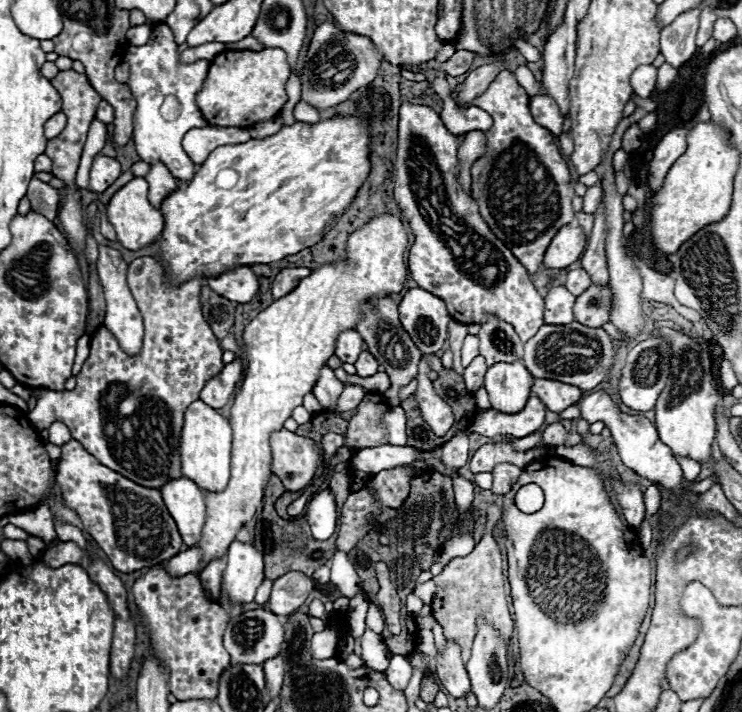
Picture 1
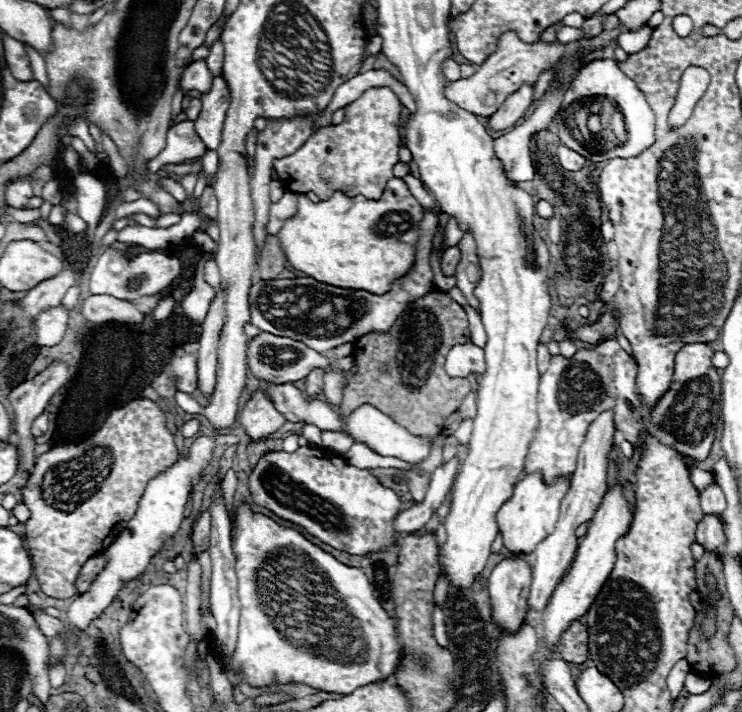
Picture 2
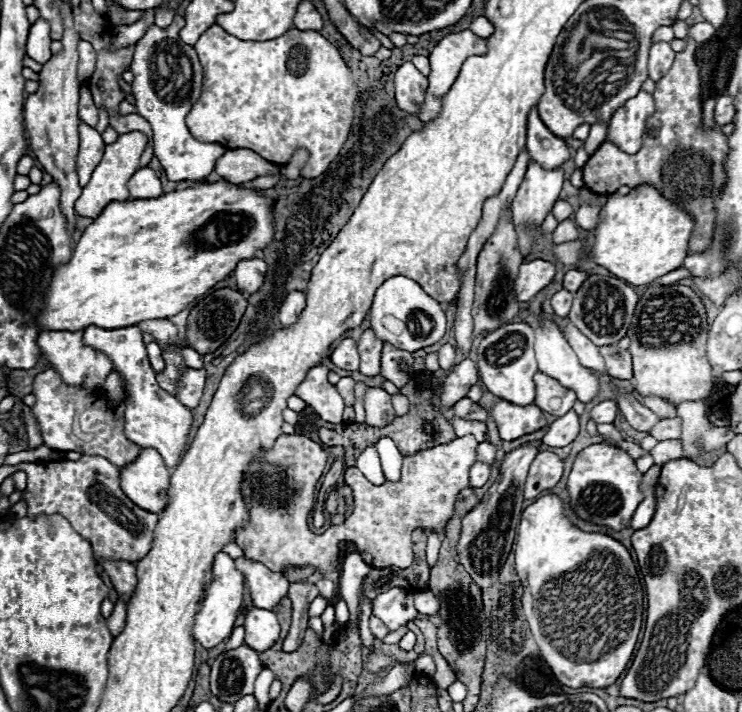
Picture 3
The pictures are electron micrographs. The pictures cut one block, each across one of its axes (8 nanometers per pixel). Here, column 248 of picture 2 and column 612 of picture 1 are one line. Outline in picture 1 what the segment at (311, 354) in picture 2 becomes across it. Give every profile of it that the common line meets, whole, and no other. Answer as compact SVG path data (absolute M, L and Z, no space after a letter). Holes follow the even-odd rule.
M578 322L566 326L544 324L536 332L536 336L532 336L524 344L524 352L526 354L522 354L522 360L526 360L526 368L530 370L532 376L572 384L578 386L580 390L592 390L602 380L606 380L608 374L612 372L616 358L612 338L602 328L586 328L584 324Z

